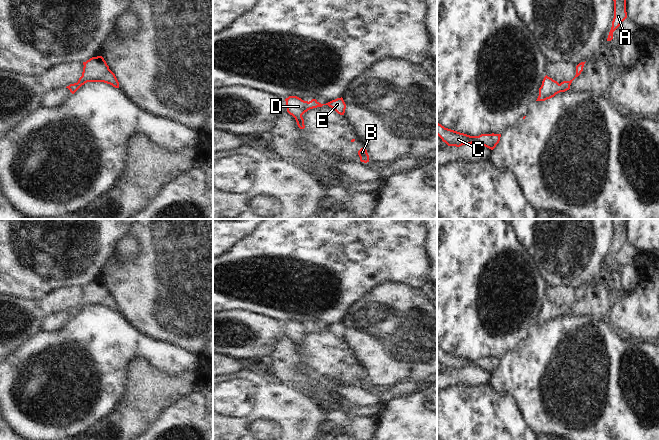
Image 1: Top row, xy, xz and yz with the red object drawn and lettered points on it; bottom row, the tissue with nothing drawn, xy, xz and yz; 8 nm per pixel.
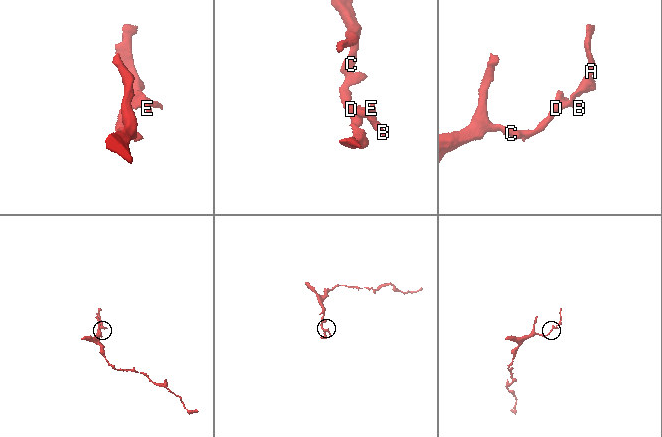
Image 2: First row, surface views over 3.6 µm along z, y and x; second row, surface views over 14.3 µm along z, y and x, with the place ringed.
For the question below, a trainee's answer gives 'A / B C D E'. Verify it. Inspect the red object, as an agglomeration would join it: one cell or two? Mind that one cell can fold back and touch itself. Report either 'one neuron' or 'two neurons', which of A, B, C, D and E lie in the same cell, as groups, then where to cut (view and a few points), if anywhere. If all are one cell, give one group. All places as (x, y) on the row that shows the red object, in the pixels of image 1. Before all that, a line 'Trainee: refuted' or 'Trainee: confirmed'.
Trainee: refuted
one neuron | A B C D E | no cut

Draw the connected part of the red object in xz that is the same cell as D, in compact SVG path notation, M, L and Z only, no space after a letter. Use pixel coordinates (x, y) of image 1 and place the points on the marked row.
M289 96L285 99L285 101L287 112L295 118L300 129L305 128L302 115L310 109L322 107L323 105L328 105L340 115L344 115L346 109L346 104L342 97L332 100L326 104L321 104L316 99L312 99L309 102L304 101L297 96Z

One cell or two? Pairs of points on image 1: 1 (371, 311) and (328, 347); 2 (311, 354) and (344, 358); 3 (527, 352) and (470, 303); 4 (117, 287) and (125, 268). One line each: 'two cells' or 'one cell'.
1: two cells
2: one cell
3: two cells
4: one cell

